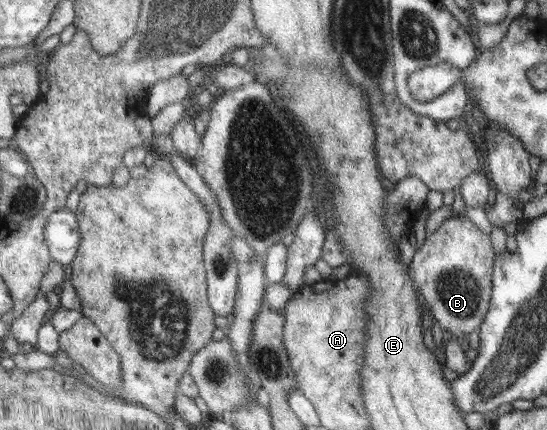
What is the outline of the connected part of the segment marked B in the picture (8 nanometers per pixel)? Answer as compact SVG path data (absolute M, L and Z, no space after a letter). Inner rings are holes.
M453 215L444 220L438 230L426 234L425 238L422 246L415 251L407 271L447 338L462 341L466 333L472 333L482 325L489 308L490 279L496 257L491 235L470 219Z

